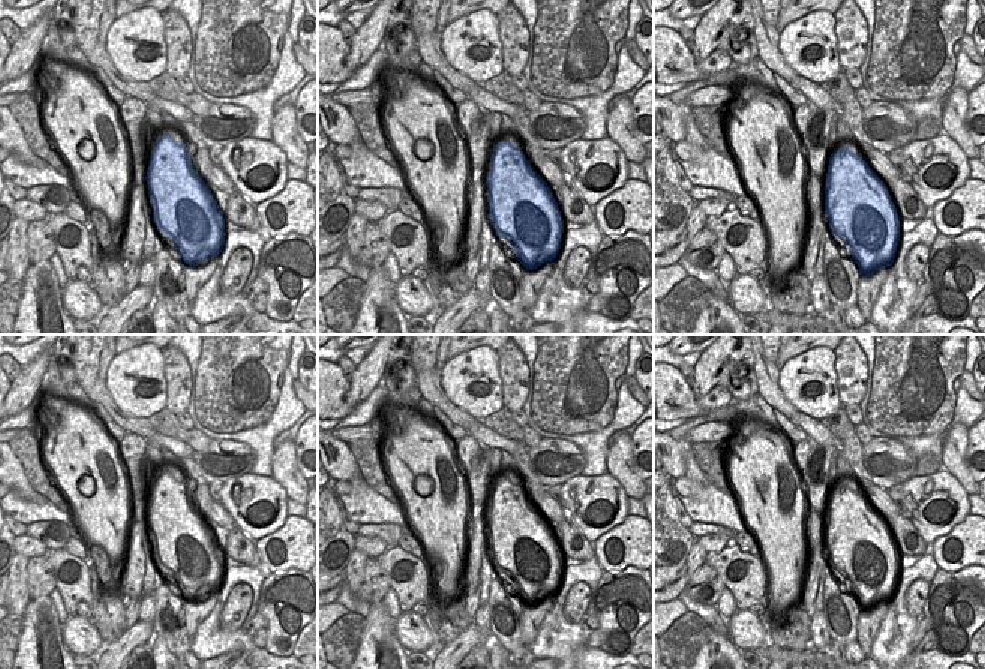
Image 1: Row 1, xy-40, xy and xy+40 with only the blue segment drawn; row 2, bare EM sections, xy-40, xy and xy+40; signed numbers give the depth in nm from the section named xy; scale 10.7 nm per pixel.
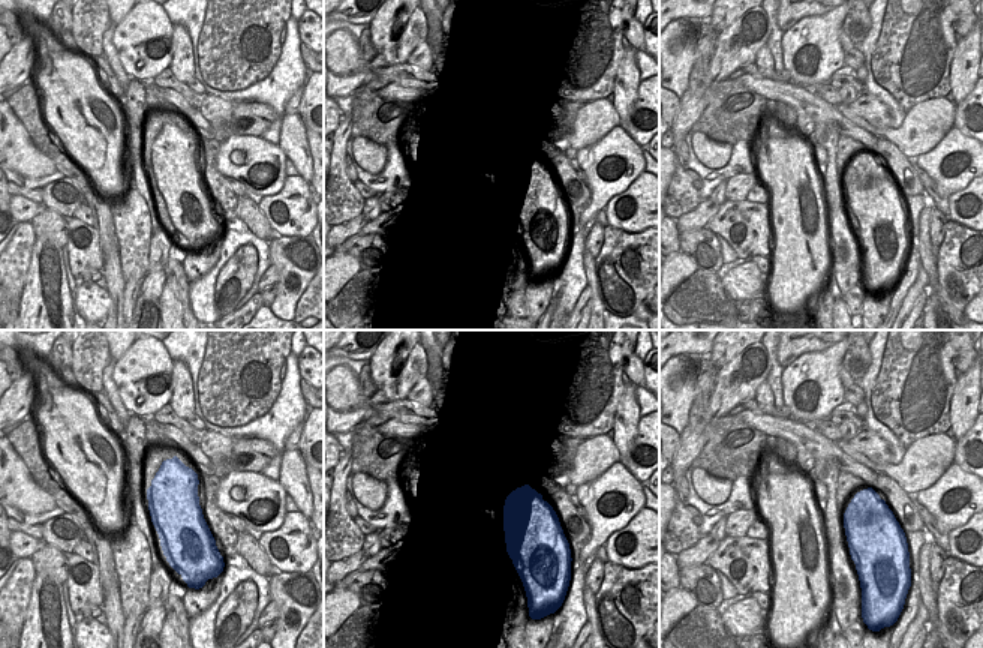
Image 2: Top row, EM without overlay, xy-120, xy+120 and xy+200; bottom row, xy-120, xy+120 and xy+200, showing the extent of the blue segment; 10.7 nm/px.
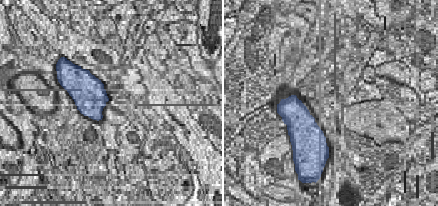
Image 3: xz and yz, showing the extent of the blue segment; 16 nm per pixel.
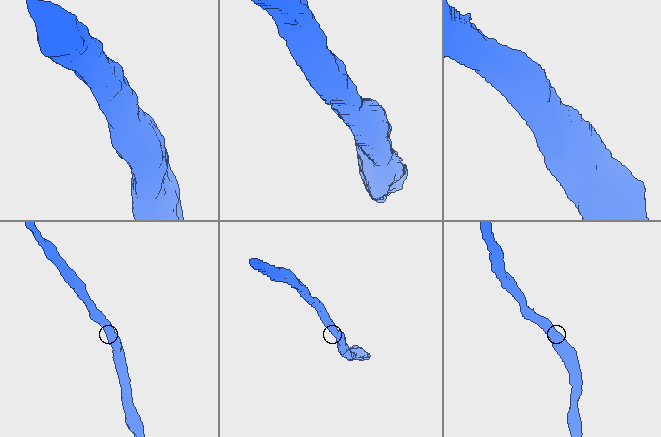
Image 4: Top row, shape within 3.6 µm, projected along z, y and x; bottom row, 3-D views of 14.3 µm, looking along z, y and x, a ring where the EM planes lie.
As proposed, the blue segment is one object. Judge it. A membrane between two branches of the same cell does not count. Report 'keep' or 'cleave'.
keep

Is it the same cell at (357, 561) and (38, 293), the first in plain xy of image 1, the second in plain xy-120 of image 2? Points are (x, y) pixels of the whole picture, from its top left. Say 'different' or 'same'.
different

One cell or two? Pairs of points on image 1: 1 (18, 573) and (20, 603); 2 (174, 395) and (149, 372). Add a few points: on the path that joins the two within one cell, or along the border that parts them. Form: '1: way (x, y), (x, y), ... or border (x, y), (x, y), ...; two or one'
1: way (18, 581), (18, 596); one
2: border (162, 354), (165, 407); two

